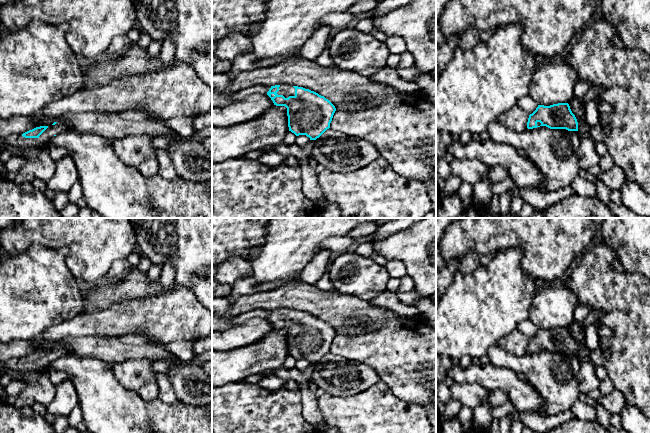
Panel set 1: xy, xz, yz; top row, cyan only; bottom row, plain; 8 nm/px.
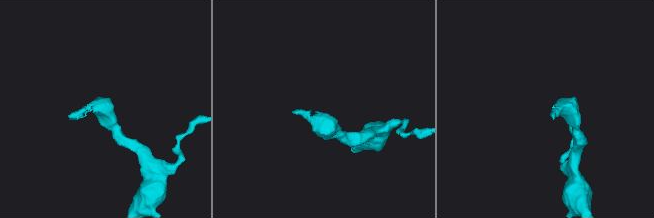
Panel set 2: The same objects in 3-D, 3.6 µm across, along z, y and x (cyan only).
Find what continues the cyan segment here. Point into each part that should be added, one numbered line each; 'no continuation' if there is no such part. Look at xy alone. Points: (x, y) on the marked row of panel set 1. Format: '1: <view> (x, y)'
1: xy (17, 140)

